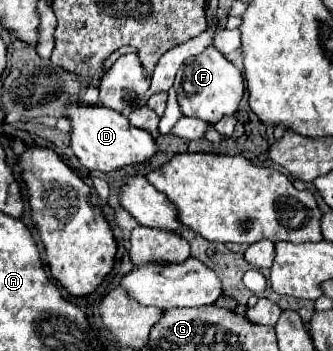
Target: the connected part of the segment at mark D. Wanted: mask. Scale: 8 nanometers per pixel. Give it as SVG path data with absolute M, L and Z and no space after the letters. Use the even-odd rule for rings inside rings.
M67 103L65 105L67 117L71 121L71 149L75 157L87 169L97 169L103 173L115 171L125 165L147 161L155 155L155 141L149 131L137 129L129 123L127 117L121 113L101 107L101 105L87 105L87 103Z

